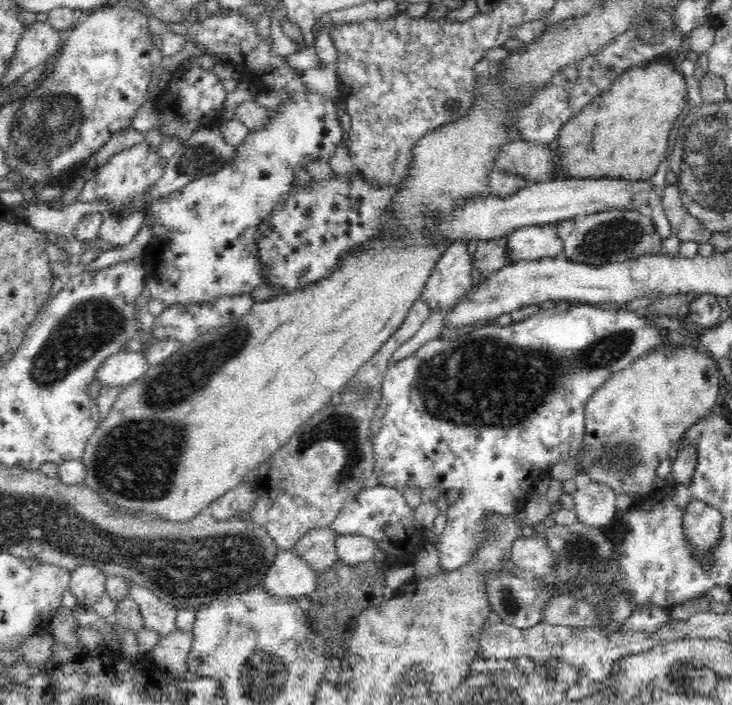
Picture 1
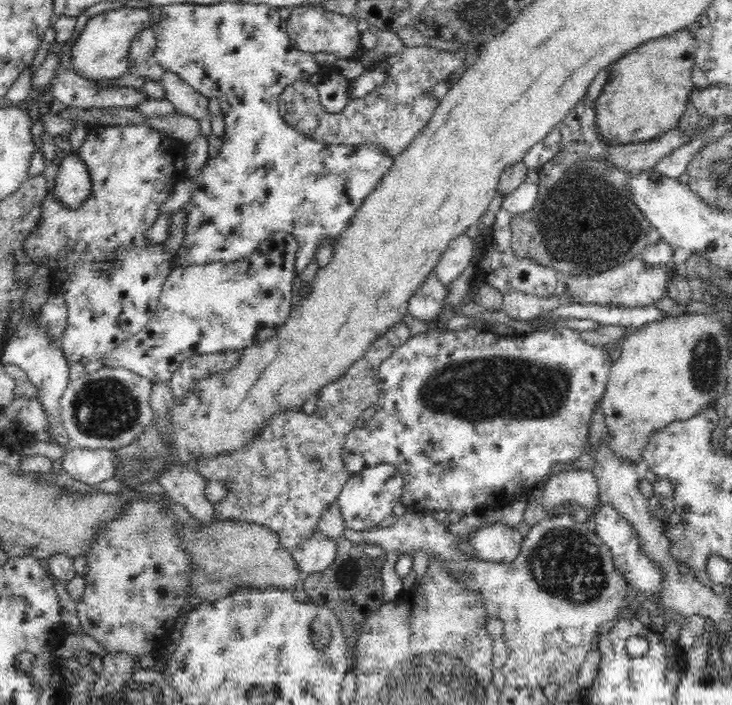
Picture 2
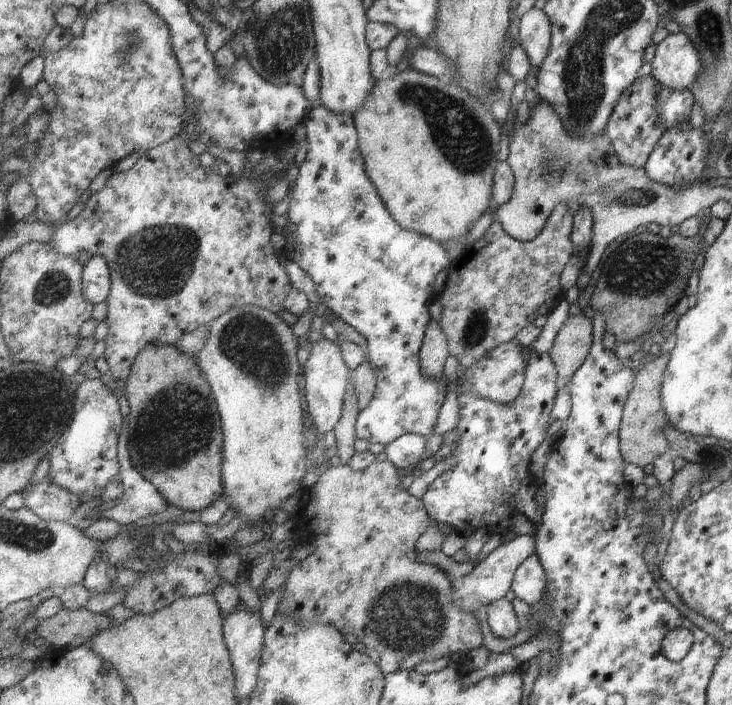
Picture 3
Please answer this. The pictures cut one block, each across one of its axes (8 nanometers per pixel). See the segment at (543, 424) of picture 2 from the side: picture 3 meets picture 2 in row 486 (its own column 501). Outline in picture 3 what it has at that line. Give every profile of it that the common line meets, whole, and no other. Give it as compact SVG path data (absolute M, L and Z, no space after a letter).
M525 349L525 354L525 358L528 359L528 369L526 370L524 389L522 390L520 396L508 405L481 398L480 396L475 395L474 392L465 391L464 387L459 387L457 402L459 404L458 430L460 431L460 439L459 450L456 450L455 454L457 456L457 466L455 466L452 470L445 471L441 476L439 476L439 478L437 478L437 480L429 486L429 490L427 490L423 499L428 507L428 513L437 524L443 523L446 525L451 525L453 527L453 531L457 532L461 536L464 536L465 538L471 536L471 534L475 534L475 532L477 532L477 530L481 530L481 528L486 528L490 534L504 535L508 531L513 531L517 533L517 536L534 535L539 529L539 526L542 524L544 518L544 504L539 506L539 504L535 502L535 492L537 492L537 487L539 487L540 480L531 473L529 464L531 464L531 456L533 456L533 452L535 452L535 450L543 444L543 440L545 440L545 436L547 436L547 427L552 421L552 410L554 404L556 403L557 391L559 389L557 386L557 367L552 361L550 353L538 353Z

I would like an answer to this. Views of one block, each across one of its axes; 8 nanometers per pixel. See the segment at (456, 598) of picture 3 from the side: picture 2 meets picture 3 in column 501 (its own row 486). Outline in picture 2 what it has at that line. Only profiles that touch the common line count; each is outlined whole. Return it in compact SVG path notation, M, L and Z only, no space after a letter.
M564 468L546 480L542 491L544 508L558 510L560 504L571 502L573 509L586 508L586 512L595 512L600 504L599 484L592 470Z

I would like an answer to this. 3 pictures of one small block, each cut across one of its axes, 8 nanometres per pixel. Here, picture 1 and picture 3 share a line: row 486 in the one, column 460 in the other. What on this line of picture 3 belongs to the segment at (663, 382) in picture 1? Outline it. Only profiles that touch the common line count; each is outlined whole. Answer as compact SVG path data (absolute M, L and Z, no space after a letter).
M318 442L312 450L309 450L310 466L313 463L315 463L315 466L318 465L321 475L317 484L311 490L313 496L311 496L311 502L307 504L307 514L297 522L297 526L313 526L309 530L313 530L317 534L317 538L315 538L317 548L314 549L314 553L310 554L301 562L298 562L291 571L289 580L285 584L283 592L281 592L281 601L276 612L279 612L283 616L289 615L294 621L297 621L303 626L329 623L335 625L337 630L340 630L341 634L345 636L347 634L353 634L358 642L362 642L366 646L366 653L380 667L385 676L396 673L397 671L414 669L420 662L434 661L436 658L449 656L456 652L464 656L470 650L483 646L483 634L481 634L481 628L479 628L479 623L475 615L467 611L462 611L452 601L452 592L455 588L451 584L451 578L436 565L422 564L417 560L416 542L423 536L424 532L427 532L429 526L435 522L428 513L428 507L424 499L417 498L415 495L409 494L407 490L401 488L399 470L388 458L383 462L372 463L362 471L355 471L349 465L340 464L337 467L331 466L329 463L330 457L327 457L324 449L326 448Z

